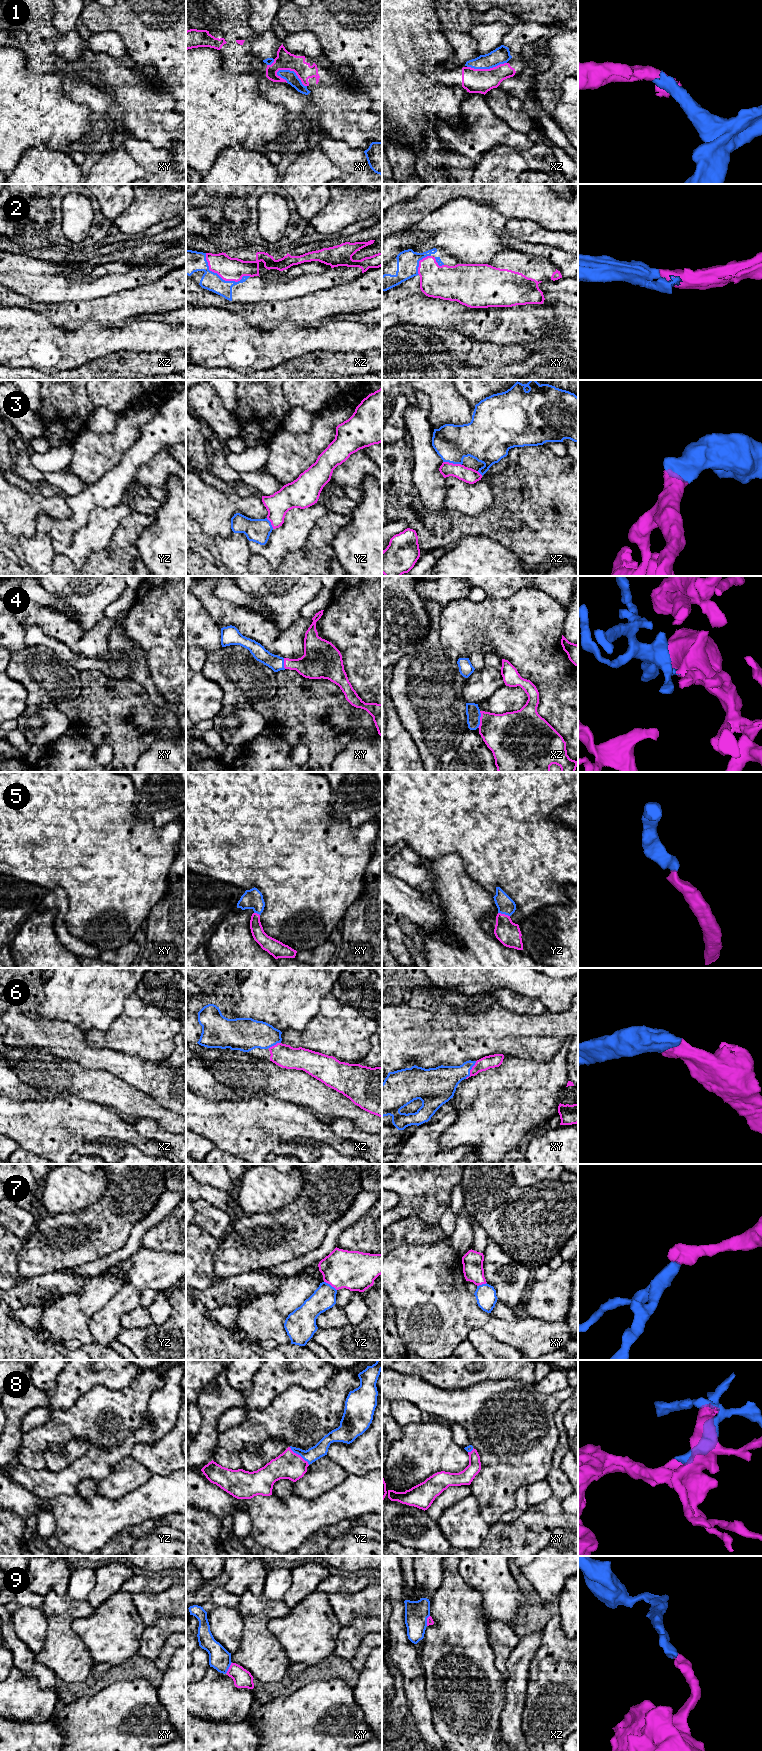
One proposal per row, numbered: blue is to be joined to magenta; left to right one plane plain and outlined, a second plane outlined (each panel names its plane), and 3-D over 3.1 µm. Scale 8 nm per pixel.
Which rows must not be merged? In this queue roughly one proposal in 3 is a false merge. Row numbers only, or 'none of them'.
1

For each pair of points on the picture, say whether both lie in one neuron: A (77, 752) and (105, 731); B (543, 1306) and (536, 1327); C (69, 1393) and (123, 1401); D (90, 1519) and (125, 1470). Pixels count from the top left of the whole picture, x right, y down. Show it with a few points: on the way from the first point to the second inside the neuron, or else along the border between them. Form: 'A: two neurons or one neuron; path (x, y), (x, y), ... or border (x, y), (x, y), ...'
A: two neurons; border (71, 728), (96, 746)
B: two neurons; border (522, 1313), (548, 1321), (562, 1321)
C: two neurons; border (103, 1386), (91, 1387), (70, 1407), (61, 1408)
D: two neurons; border (129, 1491), (116, 1499), (108, 1499), (97, 1494)

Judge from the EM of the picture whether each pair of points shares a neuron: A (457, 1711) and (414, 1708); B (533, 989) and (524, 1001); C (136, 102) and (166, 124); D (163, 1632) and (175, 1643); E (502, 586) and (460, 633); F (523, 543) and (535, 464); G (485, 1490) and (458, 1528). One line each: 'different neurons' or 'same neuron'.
A: different neurons
B: different neurons
C: same neuron
D: different neurons
E: different neurons
F: same neuron
G: different neurons

